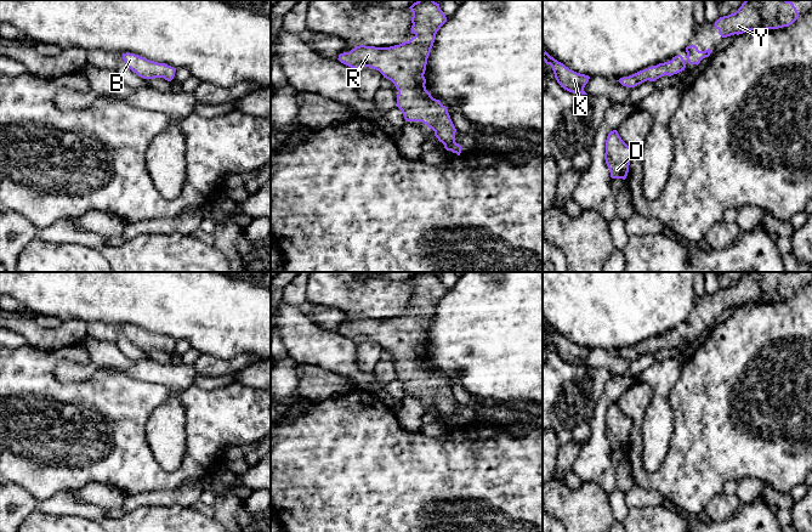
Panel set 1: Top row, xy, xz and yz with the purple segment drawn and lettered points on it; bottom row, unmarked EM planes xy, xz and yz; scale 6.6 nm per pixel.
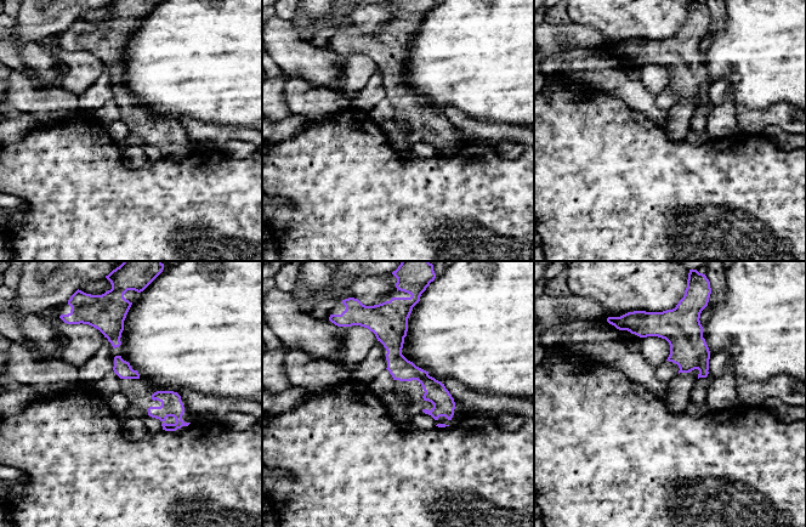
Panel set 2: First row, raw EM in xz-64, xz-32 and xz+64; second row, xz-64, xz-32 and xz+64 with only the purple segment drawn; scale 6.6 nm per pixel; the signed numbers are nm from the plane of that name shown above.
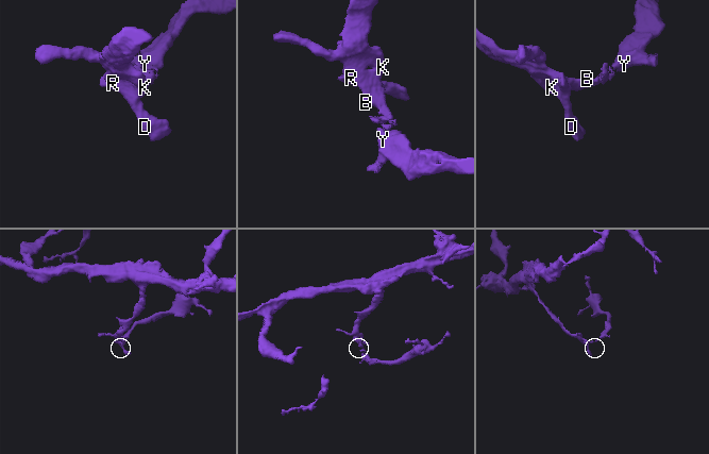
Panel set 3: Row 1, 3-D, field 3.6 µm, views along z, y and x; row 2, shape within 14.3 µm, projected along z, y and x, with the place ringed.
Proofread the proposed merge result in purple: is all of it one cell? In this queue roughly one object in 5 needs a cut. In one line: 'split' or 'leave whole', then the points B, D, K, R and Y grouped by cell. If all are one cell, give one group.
leave whole; B D K R Y

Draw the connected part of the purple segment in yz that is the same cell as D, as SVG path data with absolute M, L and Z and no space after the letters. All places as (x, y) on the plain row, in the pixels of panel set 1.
M611 403L606 412L604 431L612 451L626 451L631 429L631 420L621 412L618 403Z

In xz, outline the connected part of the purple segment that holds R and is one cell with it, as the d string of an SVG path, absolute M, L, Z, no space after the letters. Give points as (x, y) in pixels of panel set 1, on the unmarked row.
M418 272L409 281L413 284L411 305L415 306L409 313L390 319L354 318L350 324L340 326L337 332L354 341L369 339L379 343L398 362L397 379L402 383L405 394L422 394L435 403L435 408L444 417L447 423L460 428L461 418L455 414L456 401L448 381L426 362L426 351L424 349L436 306L447 294L447 289L441 282L439 276L433 272Z

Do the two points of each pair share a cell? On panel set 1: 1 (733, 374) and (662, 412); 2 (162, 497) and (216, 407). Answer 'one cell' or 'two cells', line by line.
1: two cells
2: two cells

